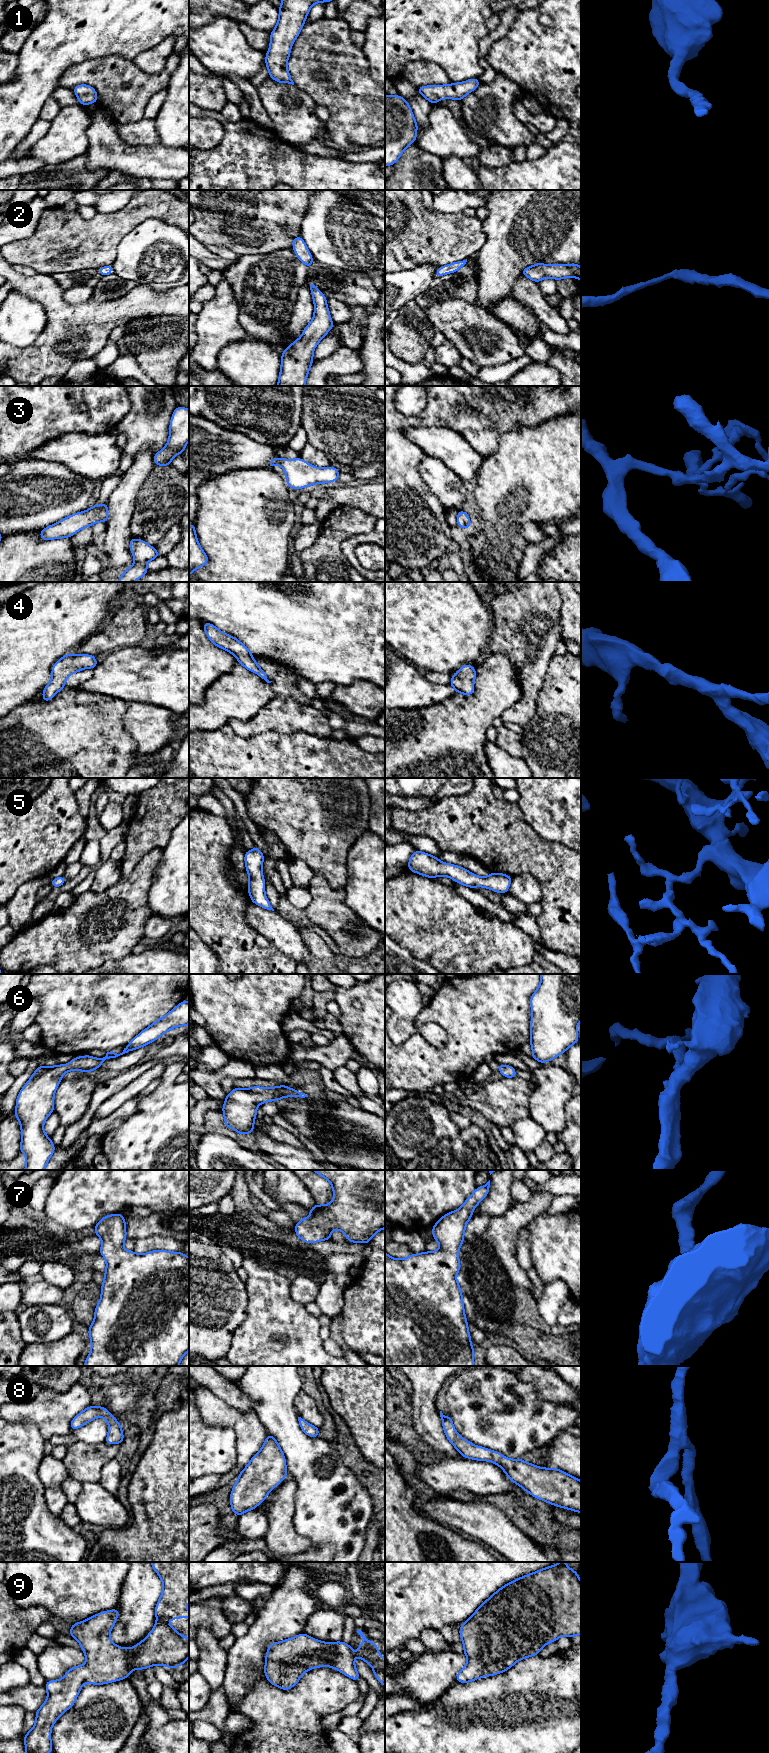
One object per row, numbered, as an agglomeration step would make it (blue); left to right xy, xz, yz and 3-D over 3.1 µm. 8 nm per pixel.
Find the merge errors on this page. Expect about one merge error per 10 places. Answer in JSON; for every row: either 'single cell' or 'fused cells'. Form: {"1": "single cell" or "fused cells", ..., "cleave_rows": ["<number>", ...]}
{"1": "single cell", "2": "single cell", "3": "single cell", "4": "single cell", "5": "single cell", "6": "single cell", "7": "single cell", "8": "single cell", "9": "single cell", "cleave_rows": []}

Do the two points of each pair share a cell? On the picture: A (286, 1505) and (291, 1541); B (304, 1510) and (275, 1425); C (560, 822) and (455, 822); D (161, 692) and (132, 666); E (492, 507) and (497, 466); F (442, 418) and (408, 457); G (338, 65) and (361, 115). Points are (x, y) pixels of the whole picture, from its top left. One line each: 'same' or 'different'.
A: same
B: same
C: different
D: same
E: same
F: same
G: same

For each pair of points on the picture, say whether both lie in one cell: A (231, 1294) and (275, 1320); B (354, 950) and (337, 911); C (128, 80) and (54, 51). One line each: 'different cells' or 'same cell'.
A: different cells
B: same cell
C: different cells

